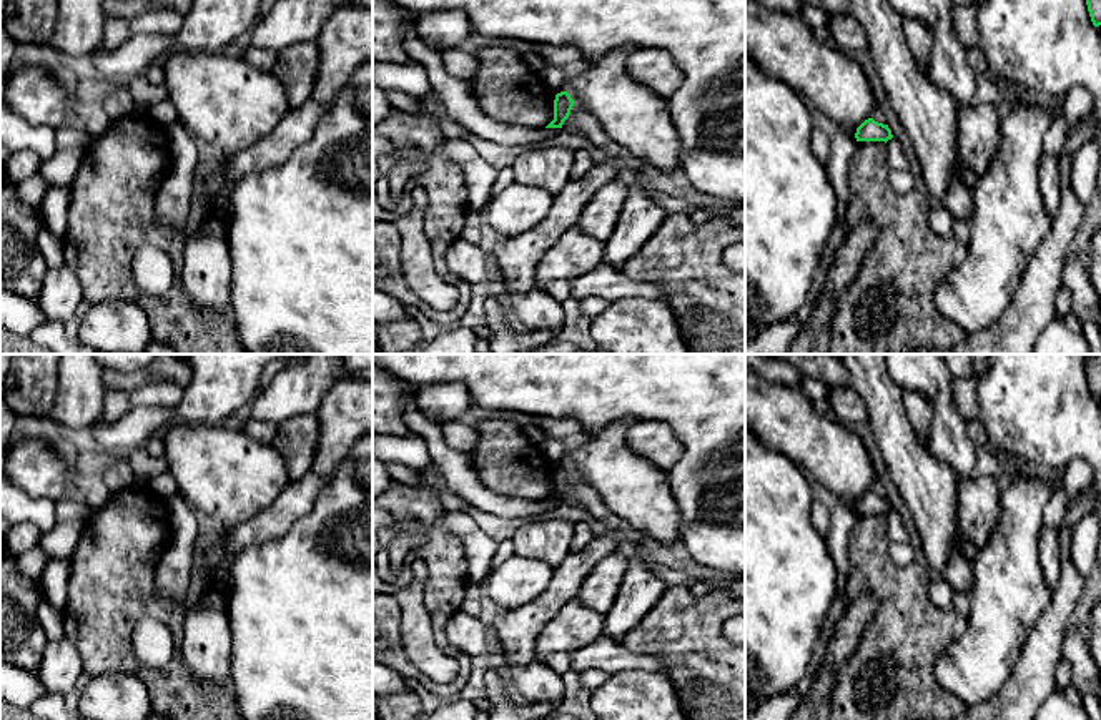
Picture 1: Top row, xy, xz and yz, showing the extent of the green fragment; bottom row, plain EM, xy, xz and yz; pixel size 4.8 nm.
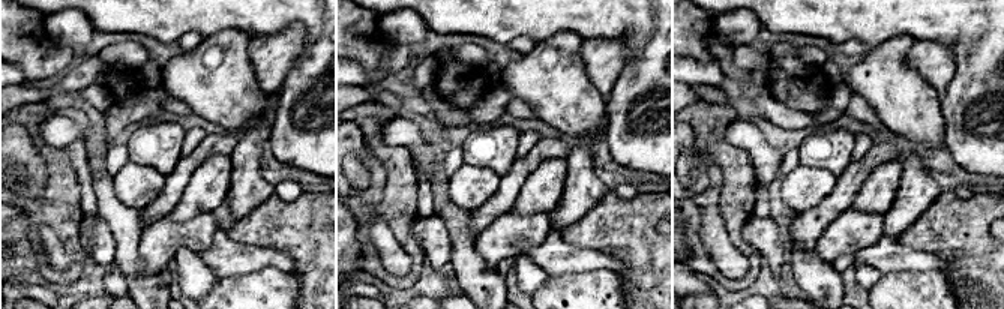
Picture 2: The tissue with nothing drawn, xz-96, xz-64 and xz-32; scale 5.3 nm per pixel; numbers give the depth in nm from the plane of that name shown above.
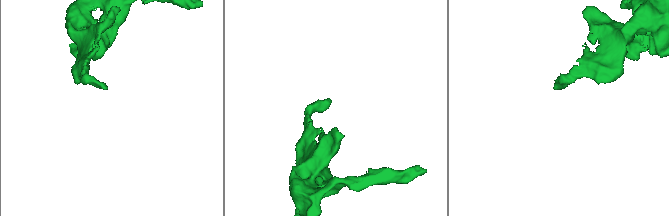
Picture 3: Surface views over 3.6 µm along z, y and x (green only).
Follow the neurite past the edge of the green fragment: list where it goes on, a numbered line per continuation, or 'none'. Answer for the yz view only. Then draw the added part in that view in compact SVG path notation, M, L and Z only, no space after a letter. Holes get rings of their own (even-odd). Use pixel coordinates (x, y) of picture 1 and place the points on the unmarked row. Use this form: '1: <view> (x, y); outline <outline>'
none

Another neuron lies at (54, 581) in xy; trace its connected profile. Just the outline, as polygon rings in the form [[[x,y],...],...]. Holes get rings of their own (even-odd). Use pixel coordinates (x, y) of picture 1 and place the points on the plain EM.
[[[50,559],[38,577],[43,600],[63,612],[68,597],[70,564]]]

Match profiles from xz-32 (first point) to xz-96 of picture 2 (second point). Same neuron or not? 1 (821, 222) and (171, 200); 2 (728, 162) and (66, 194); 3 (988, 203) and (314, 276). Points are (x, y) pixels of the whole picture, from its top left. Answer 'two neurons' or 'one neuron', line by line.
1: one neuron
2: one neuron
3: one neuron

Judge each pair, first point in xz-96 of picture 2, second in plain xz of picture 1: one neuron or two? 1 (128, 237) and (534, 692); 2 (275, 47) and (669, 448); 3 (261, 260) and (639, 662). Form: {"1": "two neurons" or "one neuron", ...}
{"1": "one neuron", "2": "one neuron", "3": "one neuron"}

